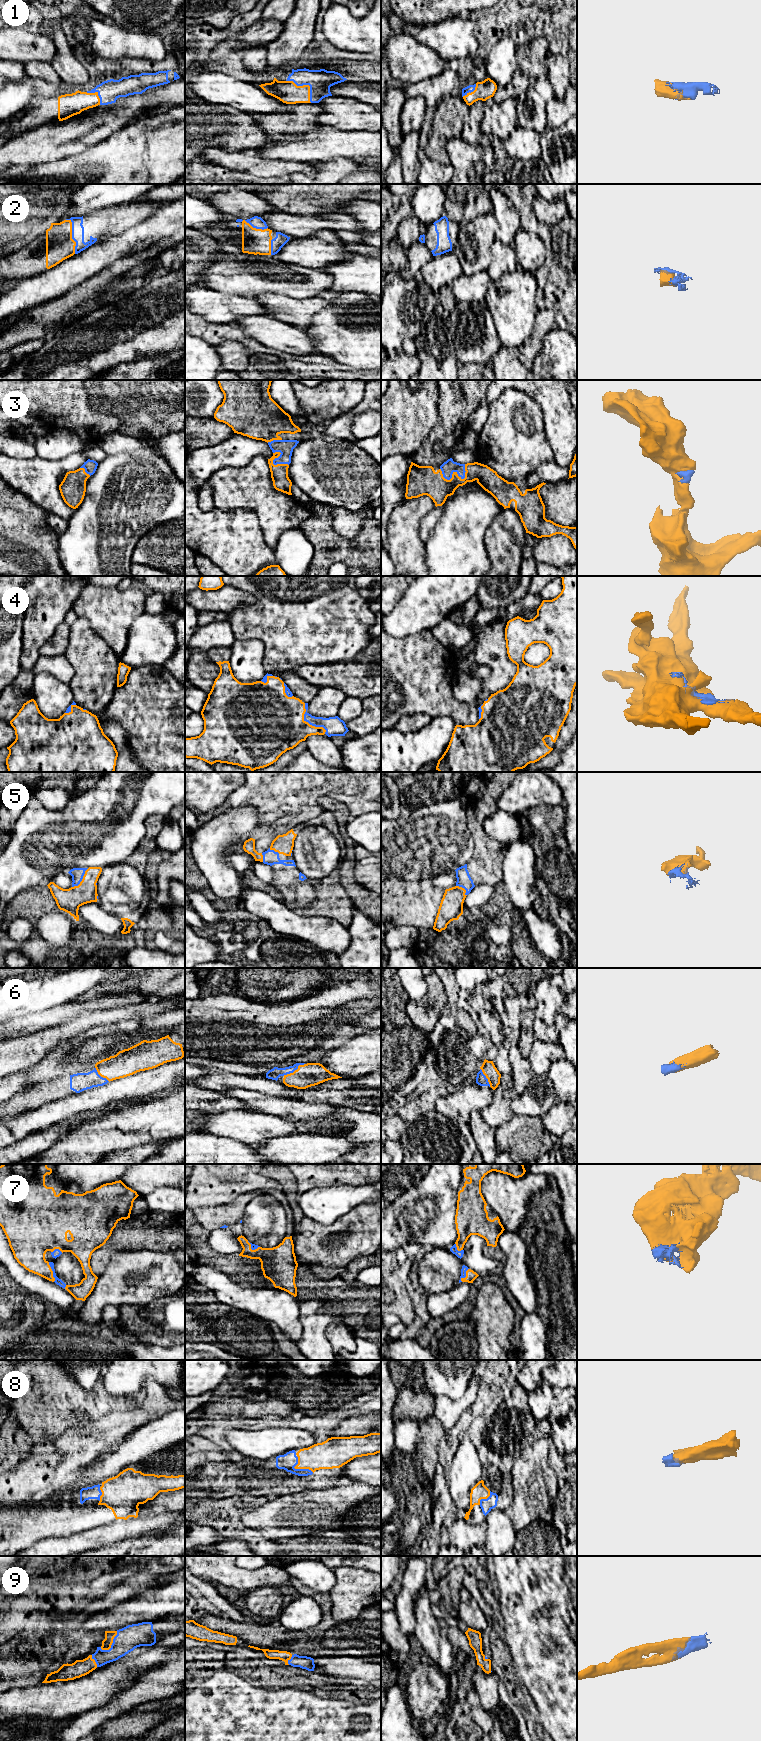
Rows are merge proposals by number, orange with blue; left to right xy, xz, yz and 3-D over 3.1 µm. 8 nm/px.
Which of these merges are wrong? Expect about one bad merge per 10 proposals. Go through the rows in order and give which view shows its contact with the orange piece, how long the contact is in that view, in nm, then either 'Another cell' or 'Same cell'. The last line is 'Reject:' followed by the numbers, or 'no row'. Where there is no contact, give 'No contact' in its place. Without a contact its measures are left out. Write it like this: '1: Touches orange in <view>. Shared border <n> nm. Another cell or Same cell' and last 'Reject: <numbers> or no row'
1: Touches orange in xz. Shared border 280 nm. Same cell
2: Touches orange in xy. Shared border 280 nm. Same cell
3: Touches orange in yz. Shared border 220 nm. Same cell
4: Touches orange in xz. Shared border 300 nm. Same cell
5: Touches orange in xy. Shared border 200 nm. Same cell
6: Touches orange in xz. Shared border 200 nm. Same cell
7: Touches orange in xy. Shared border 170 nm. Same cell
8: Touches orange in xz. Shared border 190 nm. Same cell
9: Touches orange in xy. Shared border 200 nm. Same cell
Reject: no row

